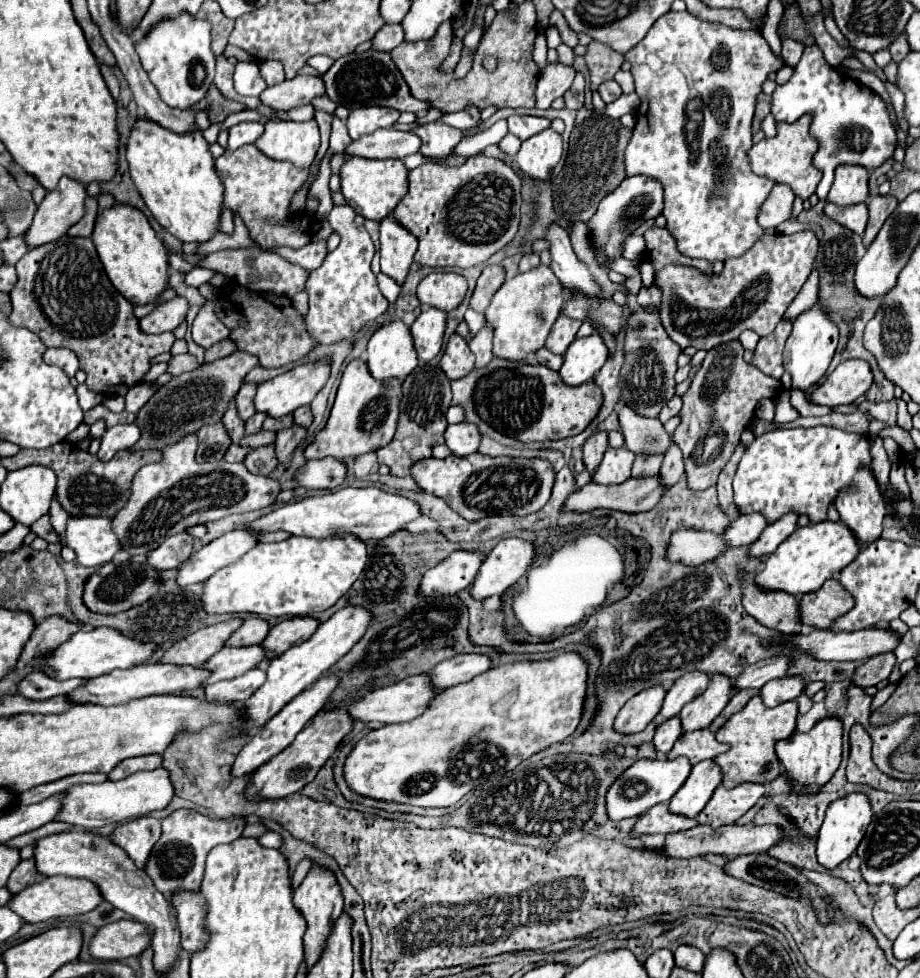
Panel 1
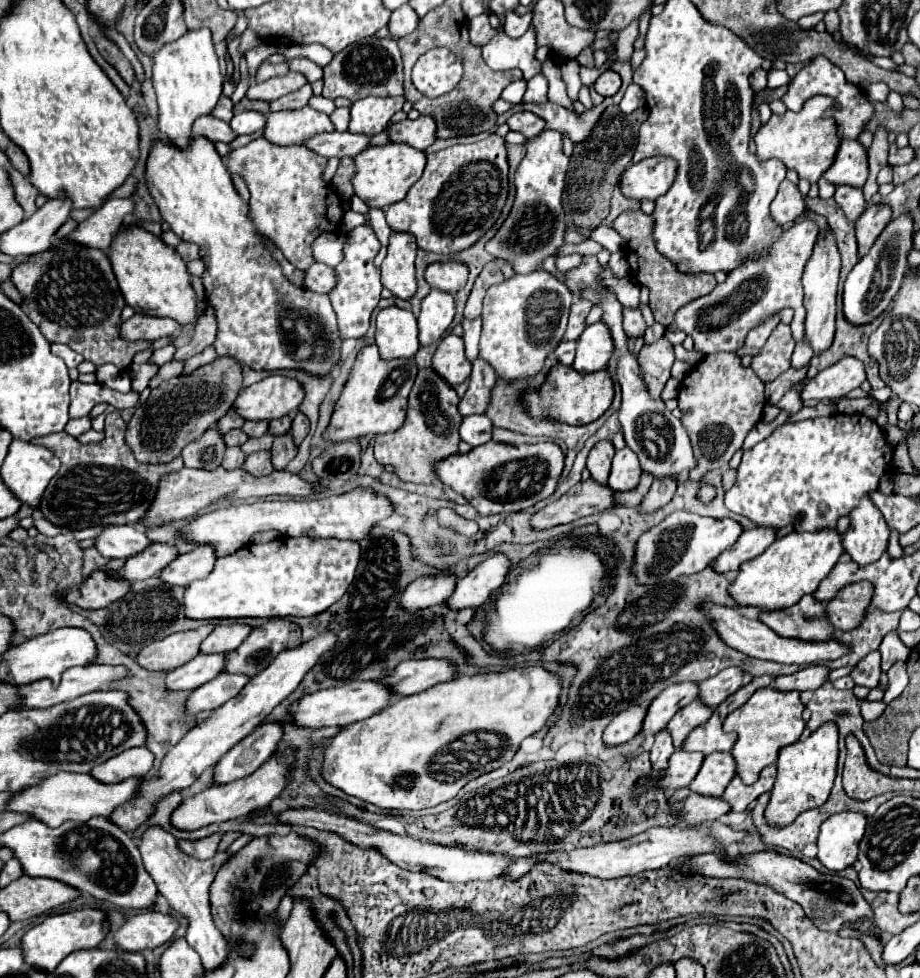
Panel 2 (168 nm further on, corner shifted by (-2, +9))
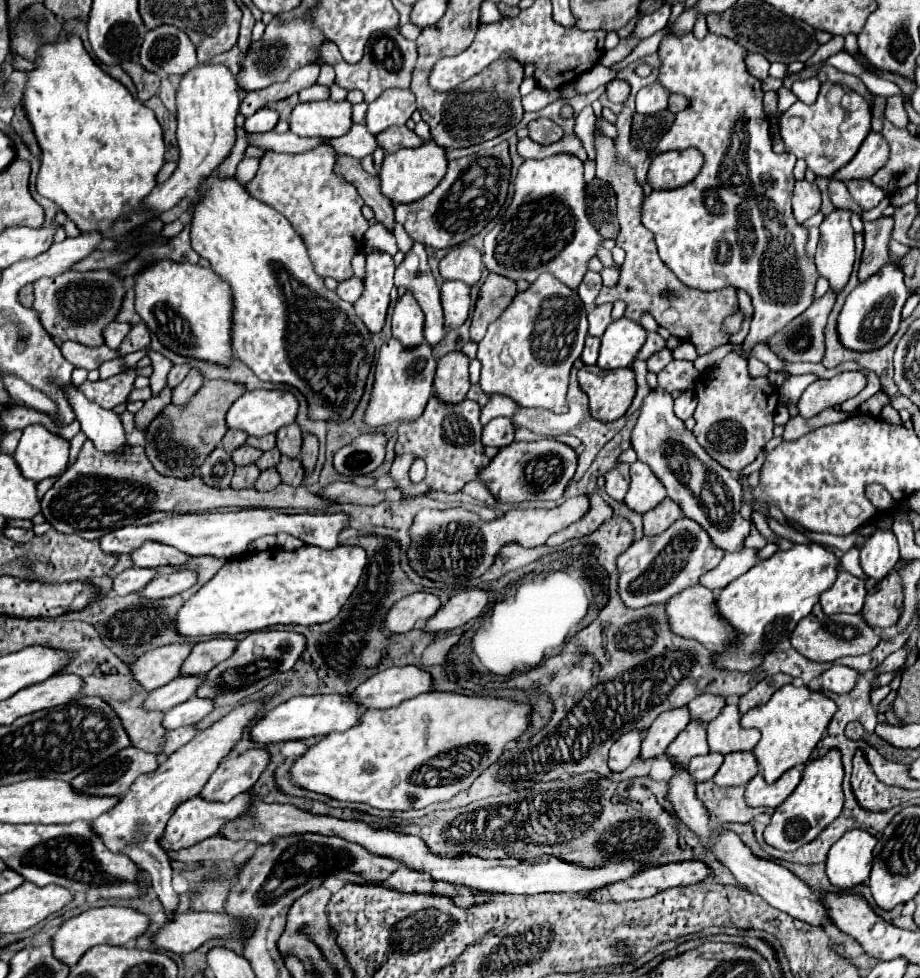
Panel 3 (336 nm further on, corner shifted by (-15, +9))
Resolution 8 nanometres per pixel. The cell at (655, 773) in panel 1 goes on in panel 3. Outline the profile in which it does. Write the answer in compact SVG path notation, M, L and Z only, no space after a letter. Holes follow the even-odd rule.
M708 753L708 755L700 755L696 759L690 759L690 775L702 783L714 777L714 773L720 769L722 765L722 755L720 753Z

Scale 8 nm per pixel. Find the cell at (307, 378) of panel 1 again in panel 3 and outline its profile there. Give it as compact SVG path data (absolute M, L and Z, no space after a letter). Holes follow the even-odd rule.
M254 389L232 403L226 423L230 429L242 429L248 435L264 437L294 423L296 415L298 399L288 389Z

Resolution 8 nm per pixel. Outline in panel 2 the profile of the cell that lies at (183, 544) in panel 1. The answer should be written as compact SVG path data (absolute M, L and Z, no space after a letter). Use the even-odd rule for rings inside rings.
M153 543L147 547L147 551L131 557L125 561L123 569L119 571L119 577L133 583L133 581L145 581L149 577L155 577L161 573L163 567L167 567L177 557L177 549L163 543Z

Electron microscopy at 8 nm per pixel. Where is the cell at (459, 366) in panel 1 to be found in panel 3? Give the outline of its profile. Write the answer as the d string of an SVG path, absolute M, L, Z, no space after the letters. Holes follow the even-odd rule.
M452 351L438 361L434 391L442 401L460 403L466 399L466 393L470 389L468 363L470 359L462 351Z

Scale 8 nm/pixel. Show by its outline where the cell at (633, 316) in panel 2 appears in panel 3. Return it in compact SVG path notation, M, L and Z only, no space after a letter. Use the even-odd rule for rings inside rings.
M650 331L650 333L646 335L646 343L644 343L644 345L642 345L642 349L638 351L638 359L648 359L654 351L662 349L662 347L664 347L664 343L666 343L666 341L664 341L658 333L652 333L652 331Z

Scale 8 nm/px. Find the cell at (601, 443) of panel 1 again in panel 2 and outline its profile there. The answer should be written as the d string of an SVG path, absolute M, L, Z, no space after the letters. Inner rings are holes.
M601 441L591 449L591 453L587 457L587 469L593 477L593 481L599 481L601 485L607 485L613 455L615 455L615 449L613 449L611 441Z

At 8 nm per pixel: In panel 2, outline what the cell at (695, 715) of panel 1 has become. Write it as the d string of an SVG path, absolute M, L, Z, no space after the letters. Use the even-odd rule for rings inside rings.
M693 701L689 703L687 707L683 707L669 723L667 723L667 731L671 733L671 739L673 739L673 745L677 749L683 747L687 735L697 727L701 725L703 721L707 721L707 717L711 717L711 707L705 707L701 701Z

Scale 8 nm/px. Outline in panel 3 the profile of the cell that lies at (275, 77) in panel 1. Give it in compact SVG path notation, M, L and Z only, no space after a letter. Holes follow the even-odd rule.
M274 17L272 23L266 27L264 37L258 43L250 45L250 53L240 63L242 65L242 73L238 77L240 87L244 87L246 91L256 91L276 81L284 81L296 67L314 61L314 49L318 49L322 41L324 35L320 35L320 31L316 31L308 19L284 23L278 17Z

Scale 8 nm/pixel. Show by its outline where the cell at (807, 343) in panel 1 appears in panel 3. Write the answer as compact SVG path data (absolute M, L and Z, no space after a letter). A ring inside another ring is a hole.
M836 209L824 217L820 225L820 241L814 257L818 275L828 279L830 291L836 295L846 287L854 267L854 229L850 225L850 211Z

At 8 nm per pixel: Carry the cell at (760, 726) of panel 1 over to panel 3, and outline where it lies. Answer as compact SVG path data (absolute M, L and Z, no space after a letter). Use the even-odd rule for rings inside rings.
M784 685L770 697L768 703L758 705L744 713L740 725L744 729L758 729L762 733L762 739L752 751L754 757L758 759L762 777L768 783L774 783L784 771L806 763L810 759L812 749L822 739L822 733L834 713L836 703L832 703L832 699L828 699L824 693L812 691L806 685L802 687Z

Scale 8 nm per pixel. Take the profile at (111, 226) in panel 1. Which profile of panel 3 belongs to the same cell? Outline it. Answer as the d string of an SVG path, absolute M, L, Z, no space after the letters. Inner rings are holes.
M160 259L148 267L142 267L142 271L134 275L134 291L138 315L168 349L186 357L206 359L222 365L230 361L232 299L228 283L214 275L212 269L186 261L174 263L170 259Z

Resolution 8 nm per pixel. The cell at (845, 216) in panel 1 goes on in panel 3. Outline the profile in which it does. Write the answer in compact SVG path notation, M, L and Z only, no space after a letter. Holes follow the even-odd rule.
M848 181L846 187L852 199L862 207L862 211L874 209L884 197L884 189L874 185L872 181Z

